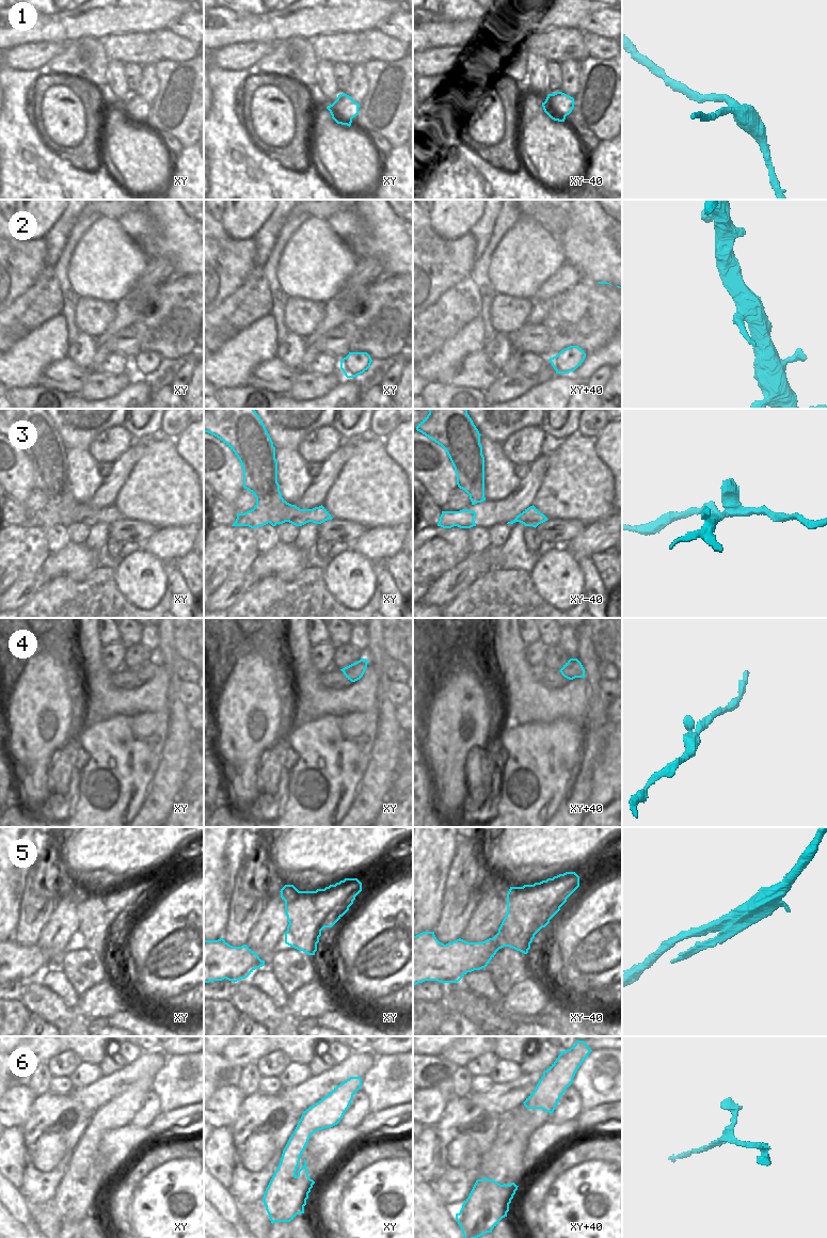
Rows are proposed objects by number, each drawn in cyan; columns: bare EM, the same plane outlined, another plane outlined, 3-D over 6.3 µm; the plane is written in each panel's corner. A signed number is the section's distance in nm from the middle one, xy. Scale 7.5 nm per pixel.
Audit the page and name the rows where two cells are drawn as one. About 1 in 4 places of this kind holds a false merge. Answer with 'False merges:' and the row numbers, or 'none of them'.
False merges: 2, 3

